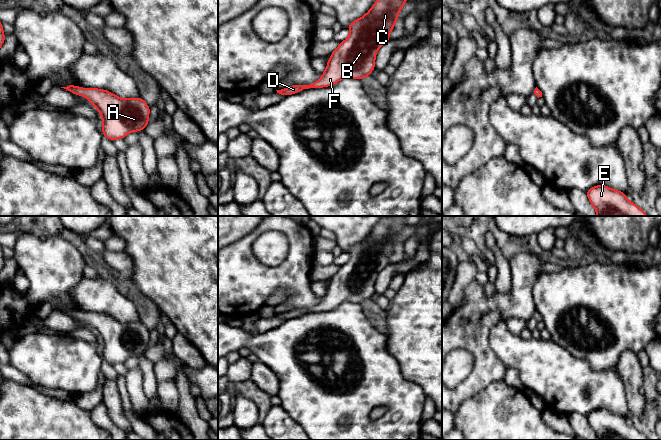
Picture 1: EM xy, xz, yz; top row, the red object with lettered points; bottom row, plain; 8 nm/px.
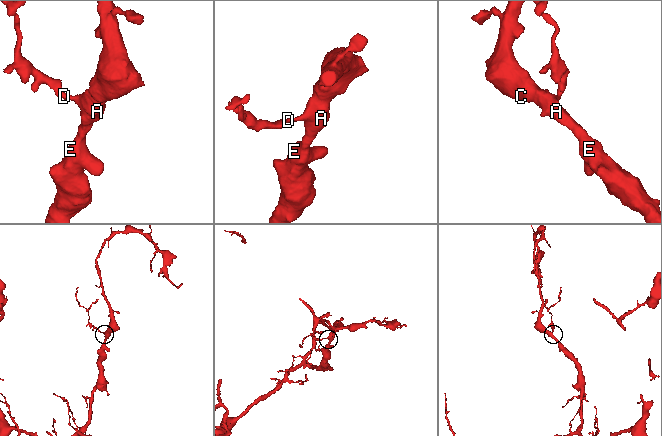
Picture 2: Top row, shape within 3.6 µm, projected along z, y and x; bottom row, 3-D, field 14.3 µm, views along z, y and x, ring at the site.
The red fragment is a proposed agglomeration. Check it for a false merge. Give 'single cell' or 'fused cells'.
single cell

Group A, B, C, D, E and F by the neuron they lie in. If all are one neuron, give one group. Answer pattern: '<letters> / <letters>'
A B C D E F

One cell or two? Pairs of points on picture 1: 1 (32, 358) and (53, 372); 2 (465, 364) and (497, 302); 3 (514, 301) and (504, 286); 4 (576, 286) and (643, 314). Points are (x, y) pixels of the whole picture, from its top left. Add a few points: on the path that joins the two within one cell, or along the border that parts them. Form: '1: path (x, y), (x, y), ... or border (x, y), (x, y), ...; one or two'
1: path (37, 358), (48, 367); one
2: border (452, 349), (473, 355), (468, 376); two
3: border (511, 269), (511, 288), (507, 292), (498, 293); two
4: path (593, 301), (626, 314); one

